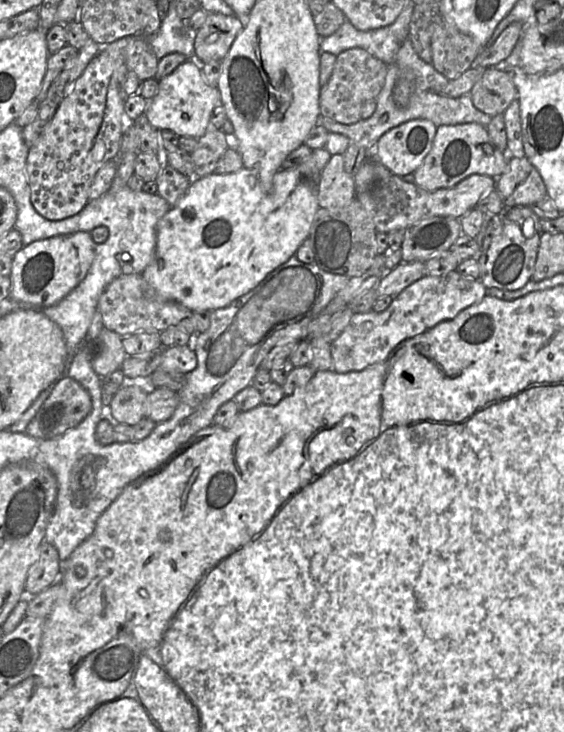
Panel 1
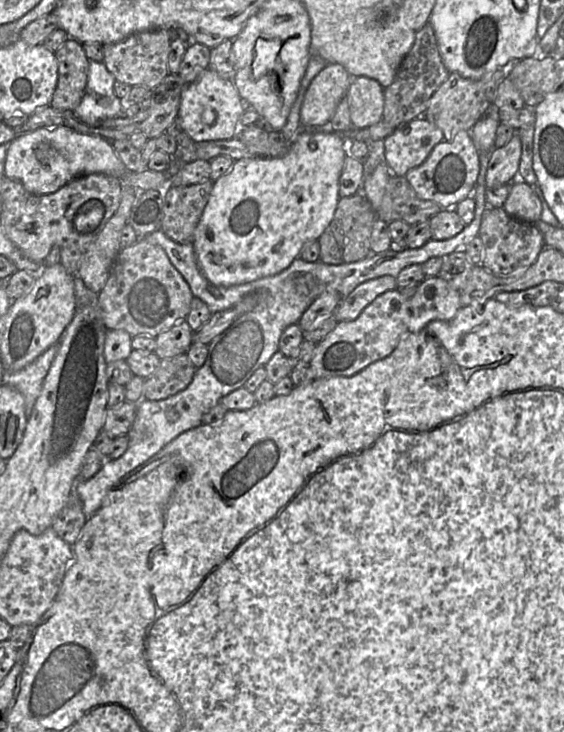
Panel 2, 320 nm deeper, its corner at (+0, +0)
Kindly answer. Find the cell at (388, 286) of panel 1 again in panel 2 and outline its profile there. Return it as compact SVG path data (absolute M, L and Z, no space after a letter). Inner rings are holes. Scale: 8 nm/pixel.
M385 275L356 287L334 311L338 322L353 321L381 294L397 289L396 278Z

